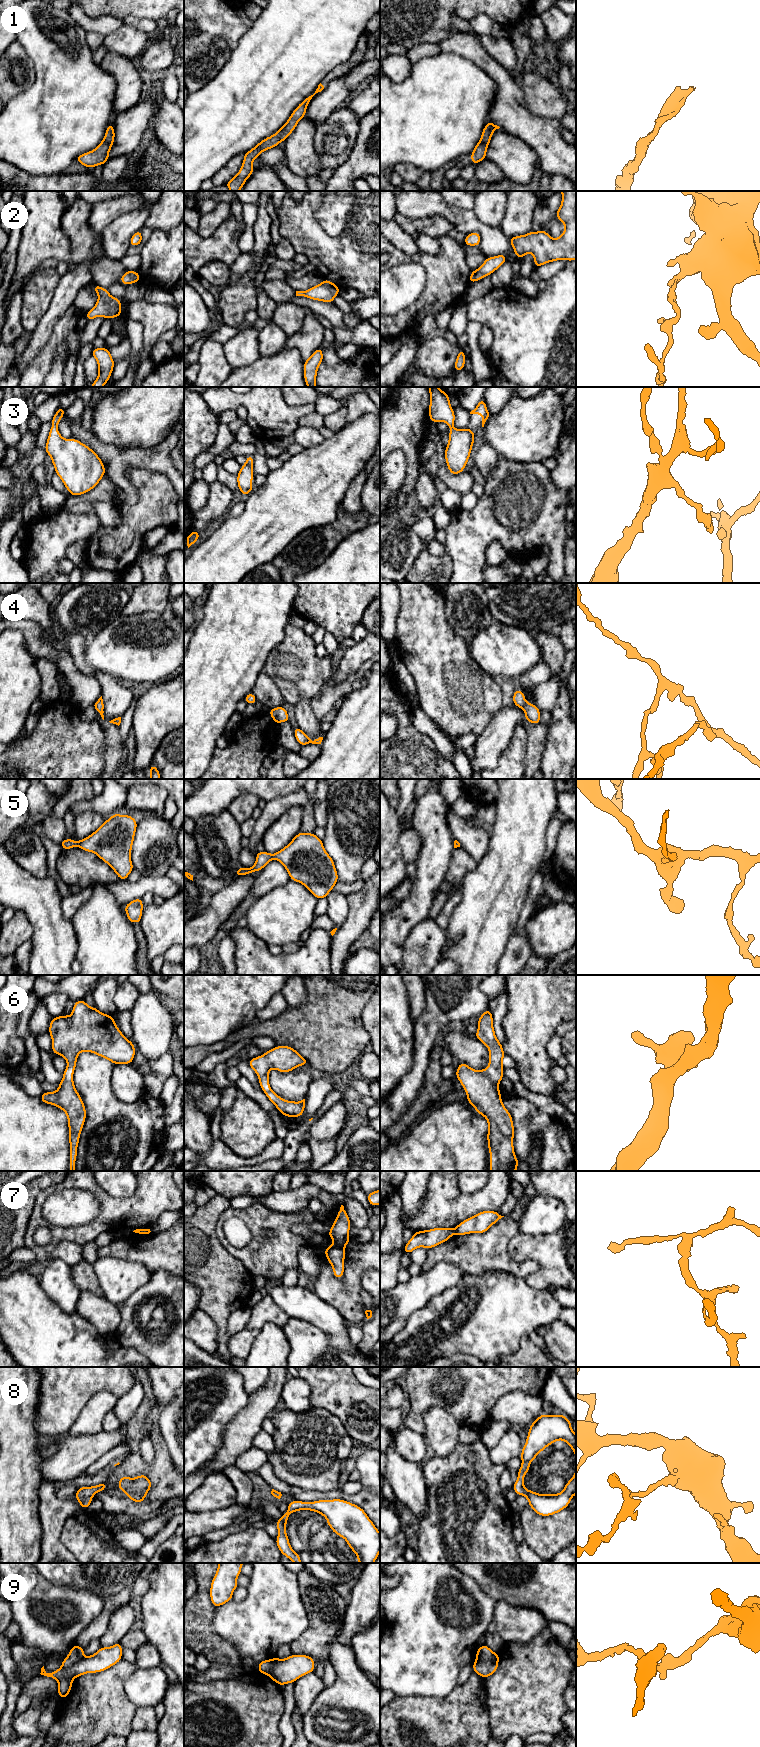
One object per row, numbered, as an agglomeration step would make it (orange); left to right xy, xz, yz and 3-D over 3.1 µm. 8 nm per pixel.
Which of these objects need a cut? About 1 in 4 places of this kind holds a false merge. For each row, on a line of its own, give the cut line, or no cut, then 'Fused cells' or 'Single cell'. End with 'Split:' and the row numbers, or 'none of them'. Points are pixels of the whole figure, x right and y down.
1: No split. Single cell
2: No split. Single cell
3: No split. Single cell
4: No split. Single cell
5: No split. Single cell
6: No split. Single cell
7: Split along xz (334, 1243), (343, 1247). Fused cells
8: No split. Single cell
9: Split along xy (84, 1656), (68, 1668), (61, 1667). Fused cells
Split: 7, 9

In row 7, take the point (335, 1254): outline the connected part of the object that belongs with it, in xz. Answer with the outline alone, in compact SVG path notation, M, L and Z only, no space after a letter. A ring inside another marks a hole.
M336 1244L328 1246L325 1250L325 1256L328 1262L333 1268L333 1275L341 1279L344 1274L344 1258L346 1256L346 1251L344 1247L340 1247Z

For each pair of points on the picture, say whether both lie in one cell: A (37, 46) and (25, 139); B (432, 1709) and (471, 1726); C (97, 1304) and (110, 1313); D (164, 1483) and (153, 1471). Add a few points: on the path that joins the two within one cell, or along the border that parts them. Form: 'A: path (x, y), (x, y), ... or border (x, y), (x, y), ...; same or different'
A: path (49, 69), (47, 115), (45, 117); same
B: path (442, 1719), (449, 1726), (461, 1726); same
C: path (100, 1307), (107, 1313); same
D: path (162, 1480), (156, 1474); same

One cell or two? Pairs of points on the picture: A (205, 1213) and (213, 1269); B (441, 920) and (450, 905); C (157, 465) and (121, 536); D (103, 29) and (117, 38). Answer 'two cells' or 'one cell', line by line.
A: one cell
B: one cell
C: two cells
D: two cells

